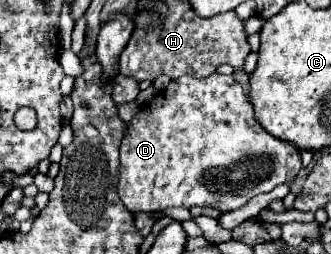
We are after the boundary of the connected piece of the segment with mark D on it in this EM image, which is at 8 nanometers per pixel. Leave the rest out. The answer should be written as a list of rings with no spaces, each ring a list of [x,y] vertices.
[[[213,73],[205,79],[195,79],[195,77],[189,77],[189,75],[183,75],[175,81],[171,81],[167,85],[165,91],[159,91],[149,103],[147,107],[143,107],[127,125],[127,135],[121,143],[121,175],[119,175],[119,185],[117,185],[117,193],[123,201],[123,205],[135,213],[135,211],[161,211],[161,209],[167,209],[167,207],[195,207],[195,205],[201,205],[201,207],[213,207],[213,209],[219,209],[219,211],[233,211],[233,209],[239,209],[243,207],[251,197],[259,195],[267,183],[271,183],[275,177],[275,185],[277,183],[291,183],[291,179],[299,173],[301,169],[301,157],[299,157],[299,149],[293,147],[291,143],[287,141],[281,141],[281,139],[273,139],[273,135],[269,135],[253,117],[253,107],[249,105],[245,93],[243,93],[243,87],[239,81],[235,81],[233,75],[219,75],[219,73]]]

